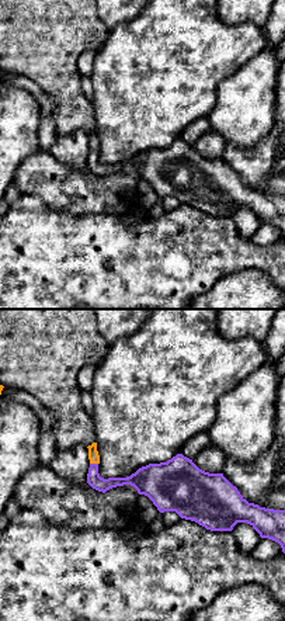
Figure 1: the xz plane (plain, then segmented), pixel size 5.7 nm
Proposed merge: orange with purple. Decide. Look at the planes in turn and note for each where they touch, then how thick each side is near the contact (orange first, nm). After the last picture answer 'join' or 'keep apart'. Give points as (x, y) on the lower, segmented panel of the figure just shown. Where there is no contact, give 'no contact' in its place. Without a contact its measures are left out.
contact (94, 462); calibres 60 and 80 nm

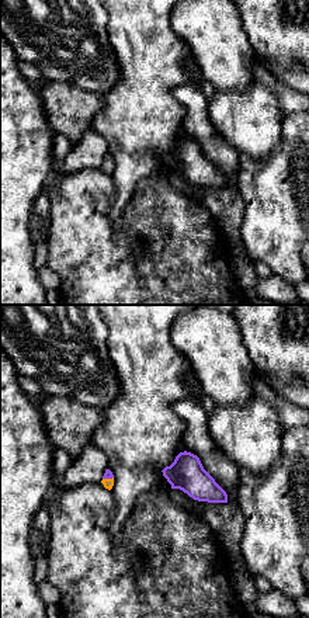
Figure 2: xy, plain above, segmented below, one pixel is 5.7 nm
contact (107, 479); calibres 60 and 50 nm

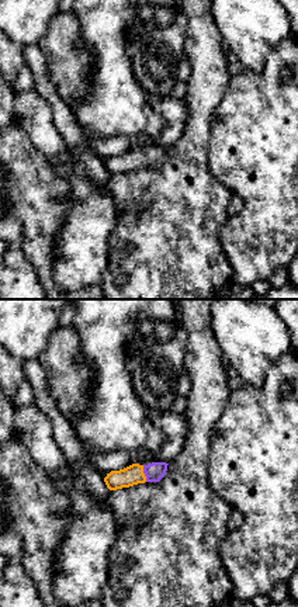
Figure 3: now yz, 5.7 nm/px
contact (144, 474); calibres 120 and 110 nm

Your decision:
join

